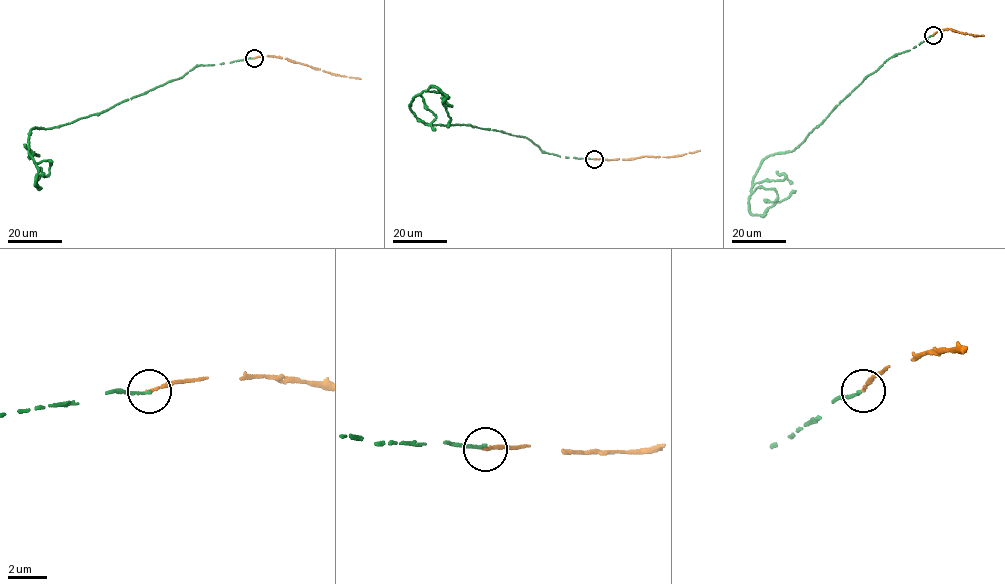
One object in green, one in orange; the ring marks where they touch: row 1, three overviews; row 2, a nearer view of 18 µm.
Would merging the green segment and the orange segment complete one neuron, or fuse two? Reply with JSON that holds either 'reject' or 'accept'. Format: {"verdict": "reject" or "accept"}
{"verdict": "accept"}

